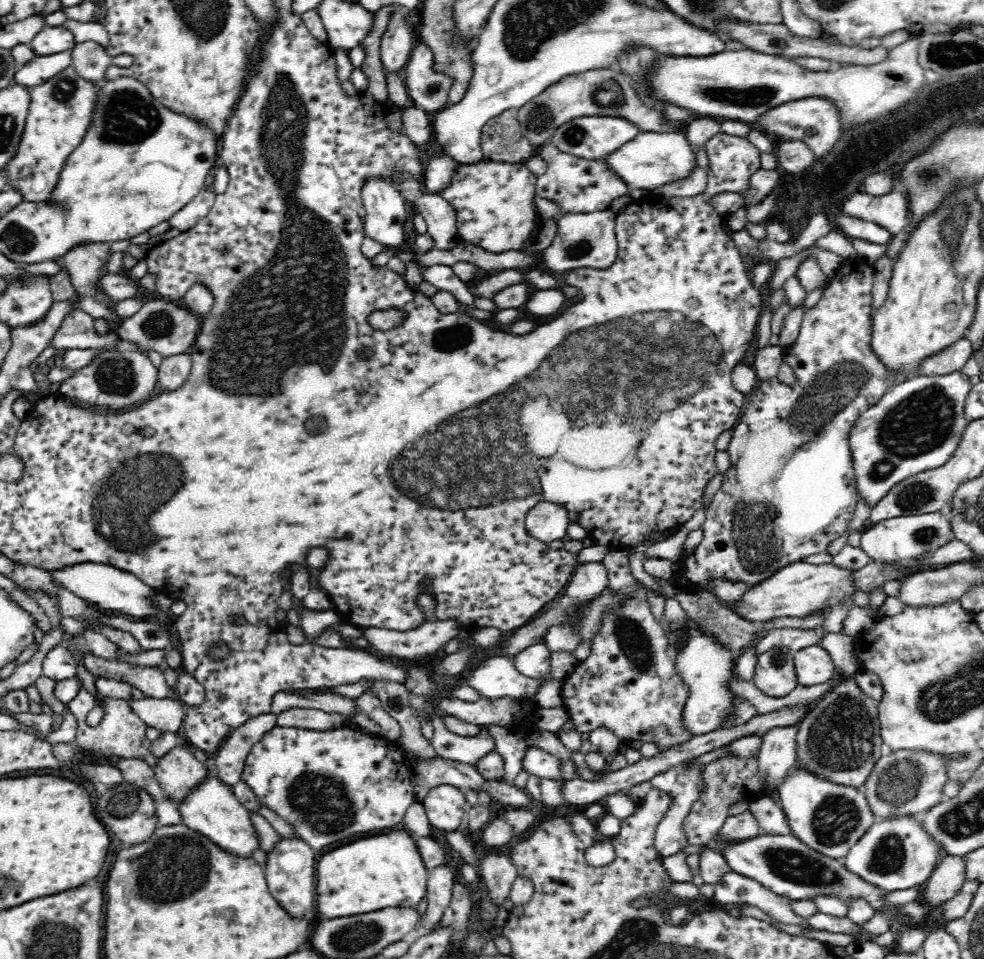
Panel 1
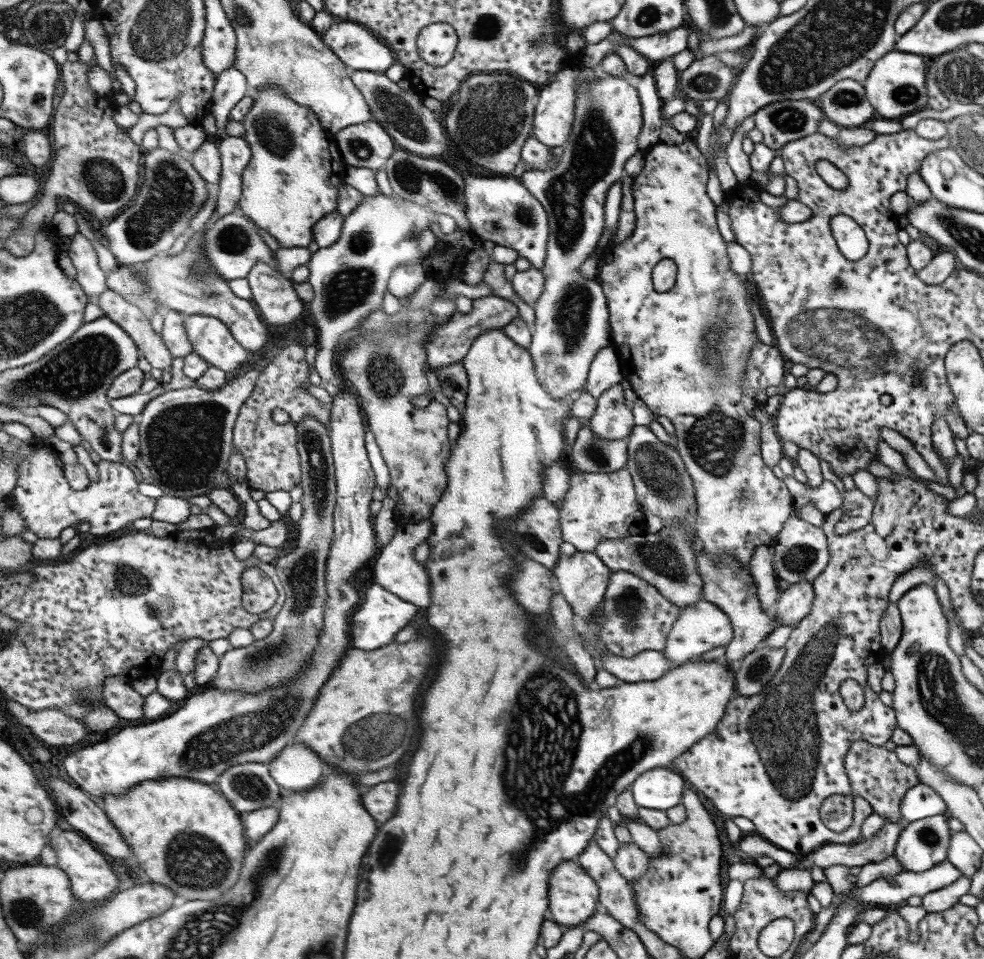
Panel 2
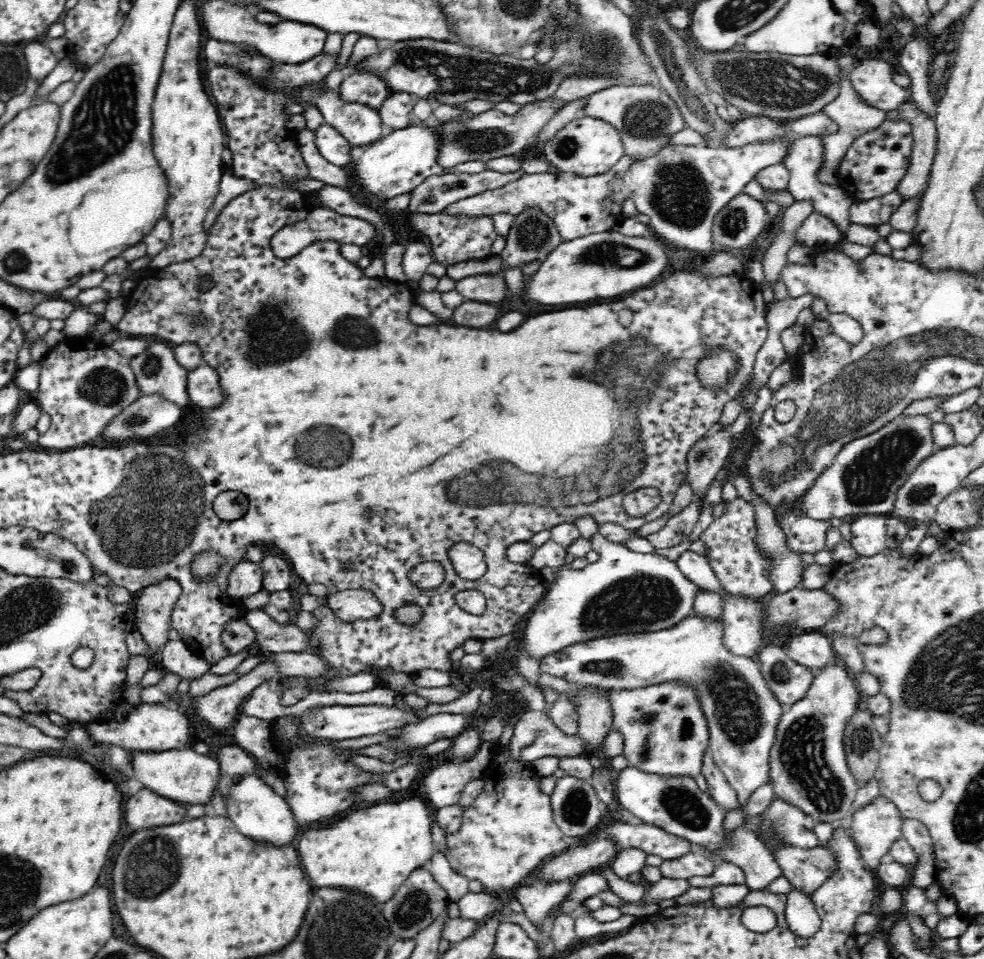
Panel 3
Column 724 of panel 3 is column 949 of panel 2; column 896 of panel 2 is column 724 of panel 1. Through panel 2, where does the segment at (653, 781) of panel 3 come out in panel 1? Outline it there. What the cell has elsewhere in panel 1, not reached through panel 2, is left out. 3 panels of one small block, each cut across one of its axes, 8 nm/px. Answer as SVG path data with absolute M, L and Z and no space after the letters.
M764 834L764 836L756 836L756 838L750 838L750 840L742 840L742 842L730 842L716 852L726 858L732 872L754 878L756 882L766 886L770 892L780 894L784 898L790 898L790 900L812 900L812 898L818 898L818 896L834 896L834 898L840 898L840 900L864 898L874 908L874 912L878 912L878 914L886 914L886 912L890 914L892 912L894 914L892 924L890 924L890 930L894 934L898 934L904 928L914 926L910 922L910 918L906 918L908 914L900 912L900 906L886 906L884 904L882 898L886 894L890 894L888 890L882 890L882 888L862 880L858 874L854 874L846 868L844 860L824 856L824 854L808 848L804 842L796 840L794 836Z

